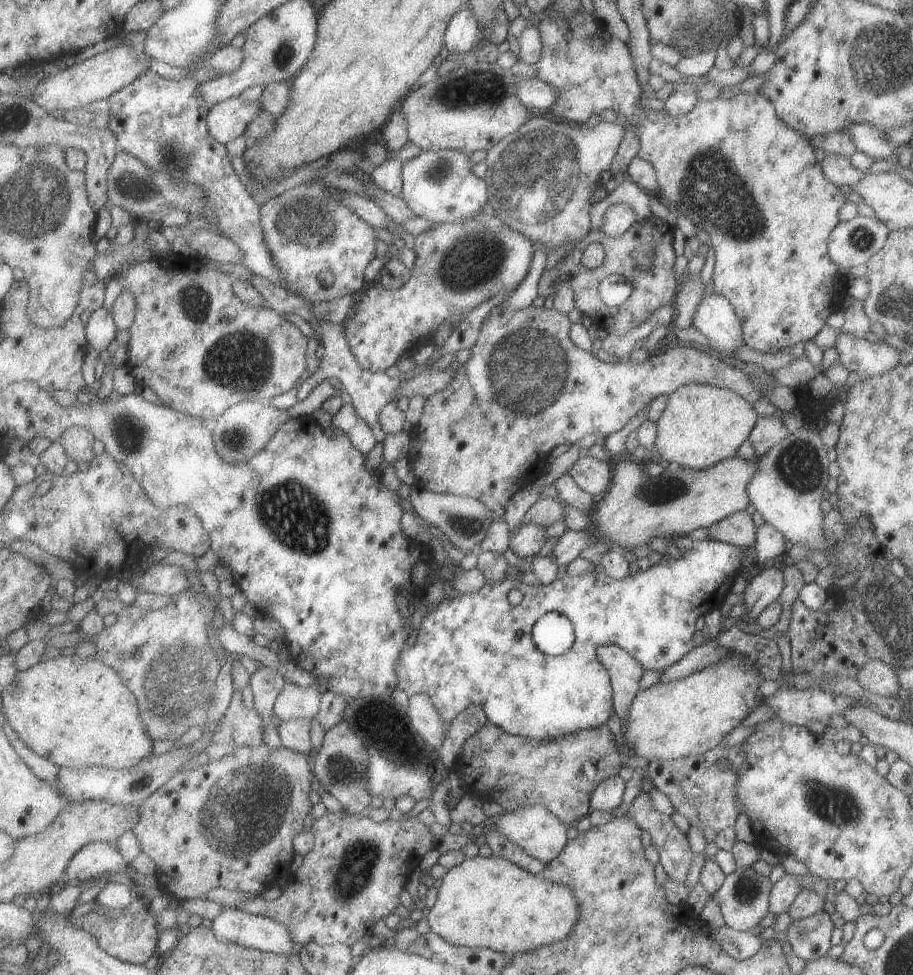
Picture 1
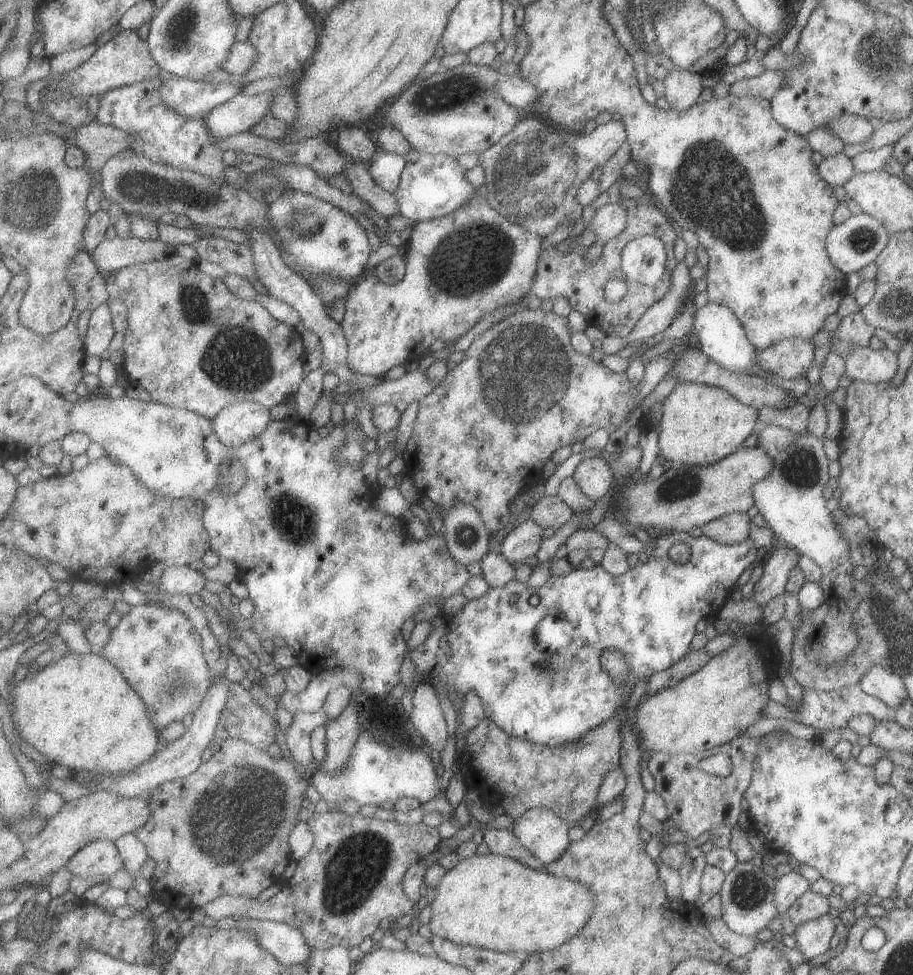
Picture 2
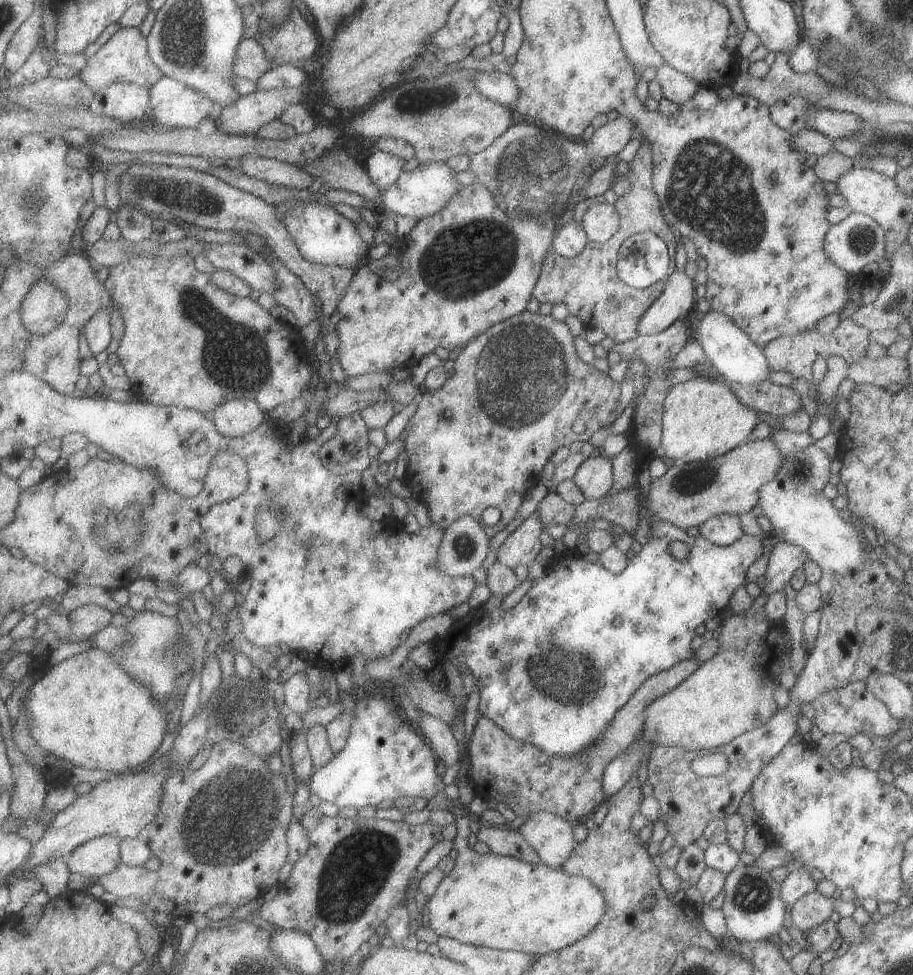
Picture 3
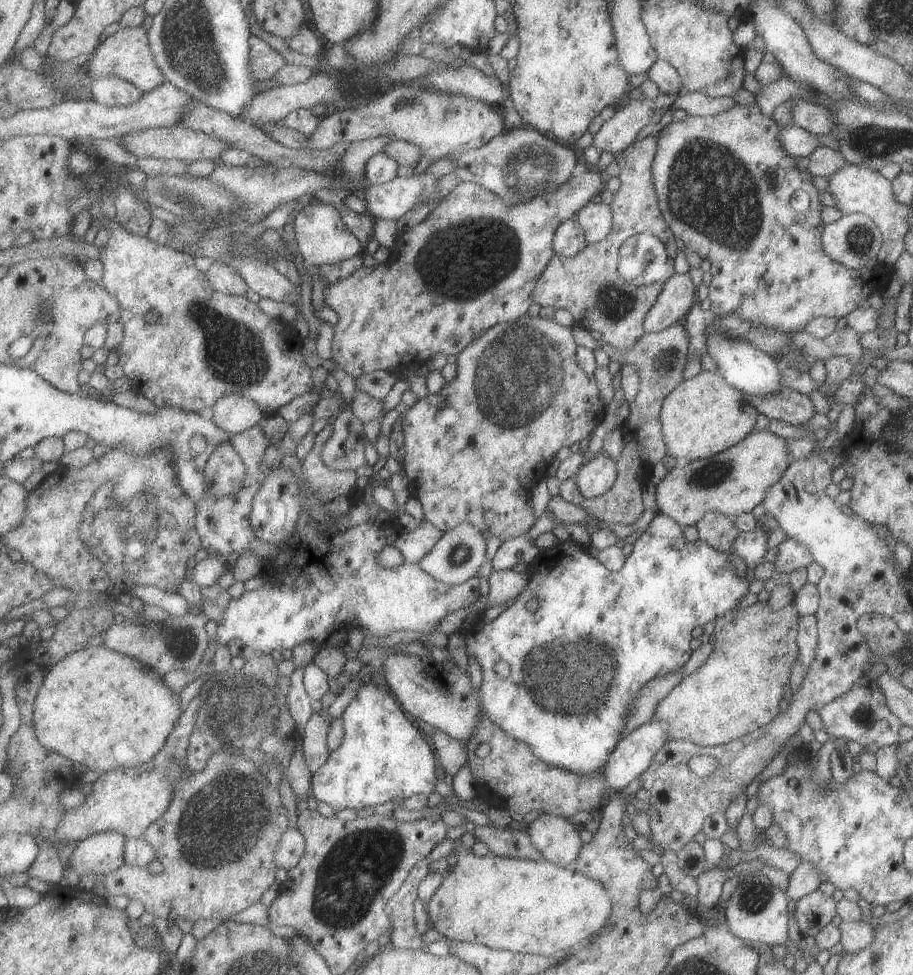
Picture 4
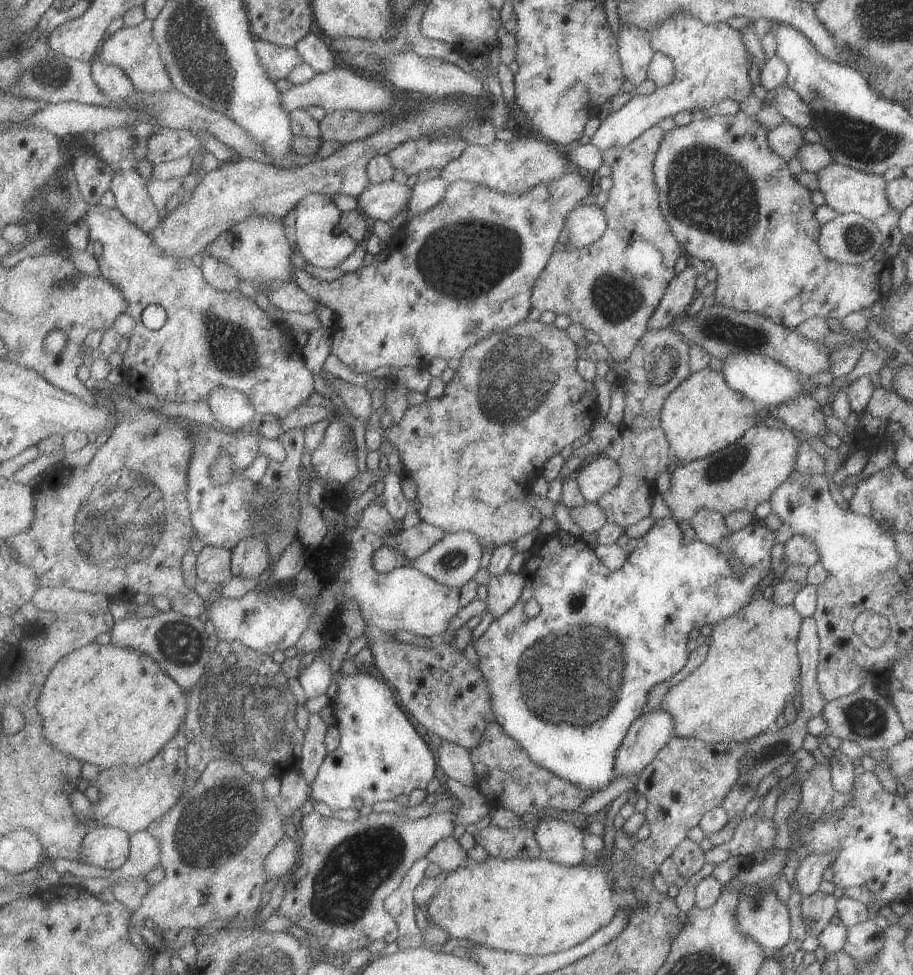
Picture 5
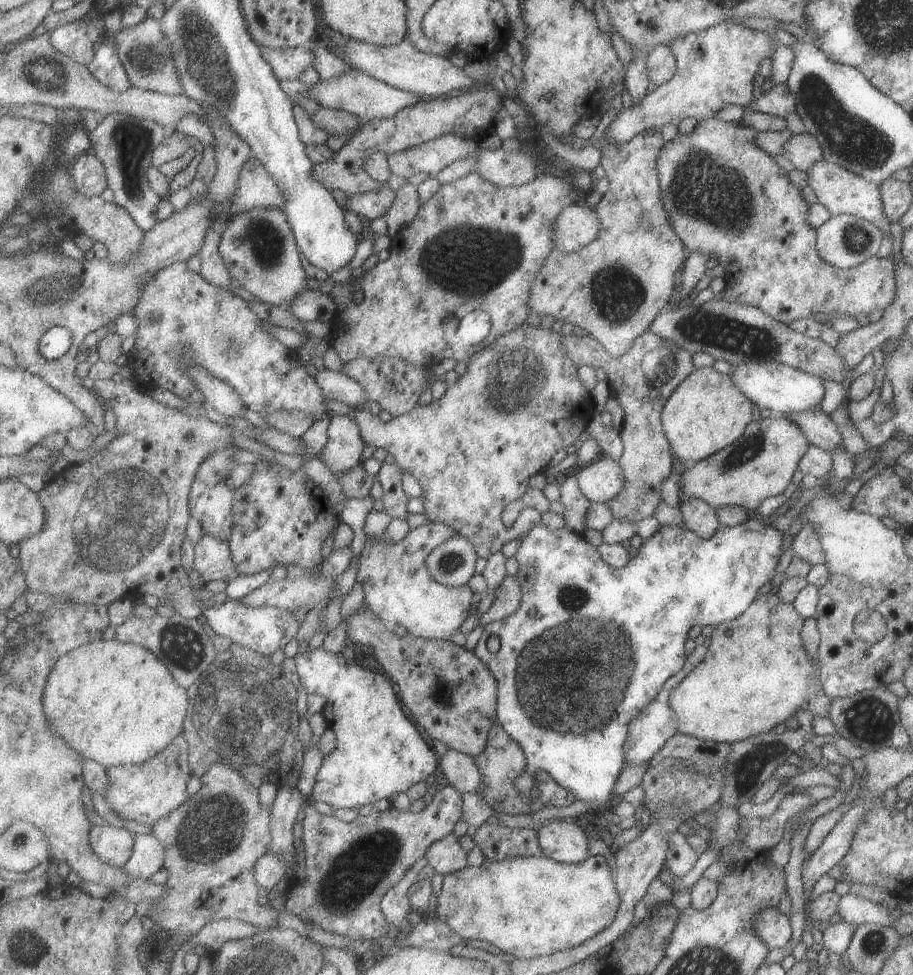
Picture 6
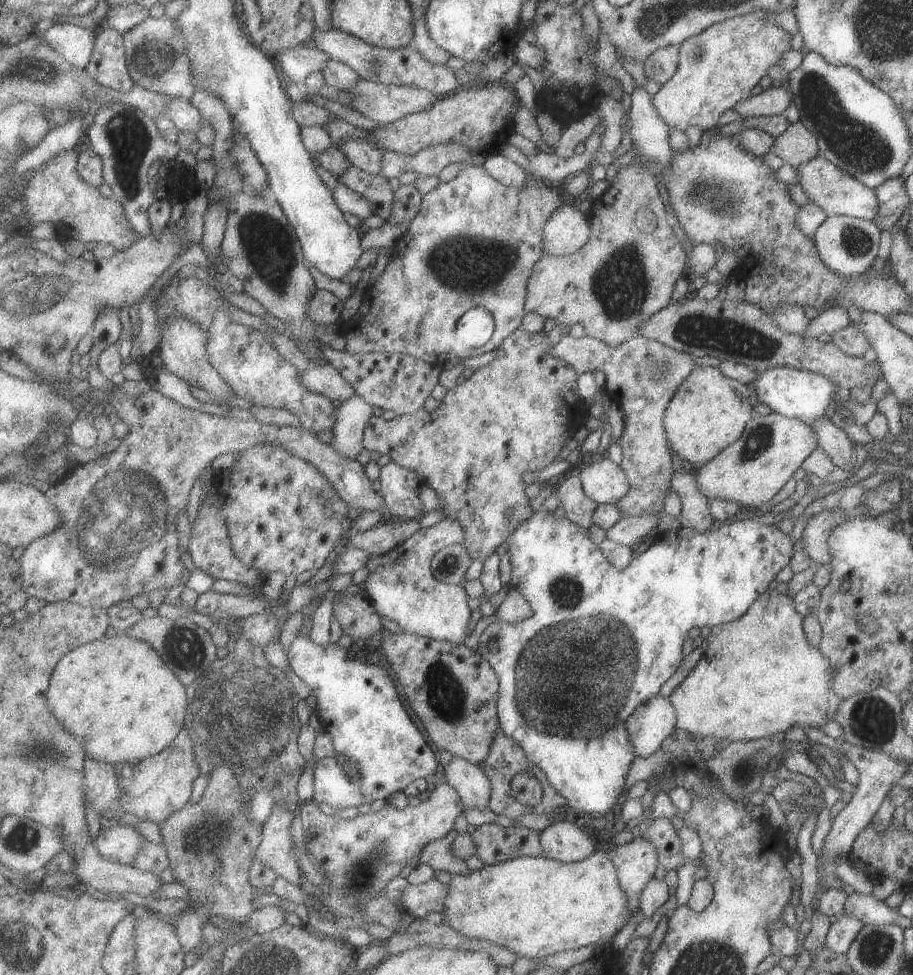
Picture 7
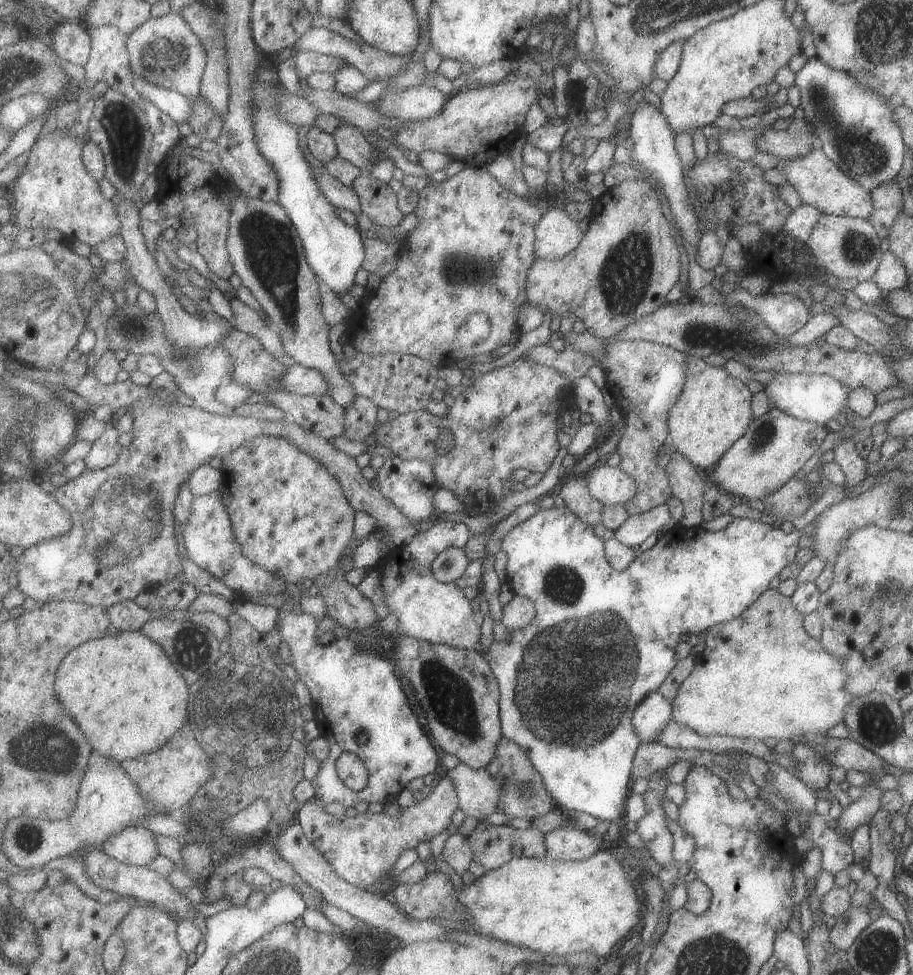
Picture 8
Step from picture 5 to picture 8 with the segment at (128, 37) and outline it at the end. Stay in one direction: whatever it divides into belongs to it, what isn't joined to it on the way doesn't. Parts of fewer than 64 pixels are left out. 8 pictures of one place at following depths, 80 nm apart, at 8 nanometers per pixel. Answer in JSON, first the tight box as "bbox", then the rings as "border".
{"bbox":[127,12,208,100],"border":[[[179,12],[152,17],[127,39],[132,70],[157,86],[177,91],[189,100],[200,96],[201,83],[208,67],[208,54],[200,36]]]}

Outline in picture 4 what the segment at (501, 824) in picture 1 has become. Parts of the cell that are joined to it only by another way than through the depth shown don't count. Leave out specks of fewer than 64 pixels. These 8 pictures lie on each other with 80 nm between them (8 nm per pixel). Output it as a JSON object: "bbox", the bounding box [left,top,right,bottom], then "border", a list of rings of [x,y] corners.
{"bbox":[524,813,583,868],"border":[[[541,813],[524,827],[535,847],[541,852],[542,858],[554,865],[568,868],[577,858],[577,855],[580,854],[580,848],[583,846],[583,843],[578,836],[579,825],[576,821],[569,821],[549,813]]]}

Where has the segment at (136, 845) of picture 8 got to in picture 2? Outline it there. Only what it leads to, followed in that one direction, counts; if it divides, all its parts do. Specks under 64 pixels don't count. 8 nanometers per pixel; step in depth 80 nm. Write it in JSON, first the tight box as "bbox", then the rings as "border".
{"bbox":[67,839,125,878],"border":[[[99,839],[84,846],[76,852],[67,867],[73,877],[83,878],[101,874],[110,878],[125,868],[120,849],[109,839]]]}

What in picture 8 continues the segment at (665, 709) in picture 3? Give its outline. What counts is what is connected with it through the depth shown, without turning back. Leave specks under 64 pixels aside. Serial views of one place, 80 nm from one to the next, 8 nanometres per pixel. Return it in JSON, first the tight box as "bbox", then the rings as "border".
{"bbox":[670,589,855,741],"border":[[[777,589],[764,590],[739,616],[729,622],[719,623],[706,630],[704,639],[705,646],[703,651],[696,656],[696,663],[691,672],[680,682],[675,696],[670,701],[672,720],[677,724],[689,727],[693,732],[700,735],[727,735],[739,739],[759,739],[764,741],[766,738],[778,740],[791,740],[793,736],[805,735],[809,739],[814,736],[825,735],[826,730],[834,724],[842,722],[845,705],[854,699],[855,695],[847,692],[848,675],[839,660],[833,655],[825,652],[819,640],[811,638],[804,631],[802,620],[804,615],[799,614],[791,604],[790,597],[784,597]]]}

